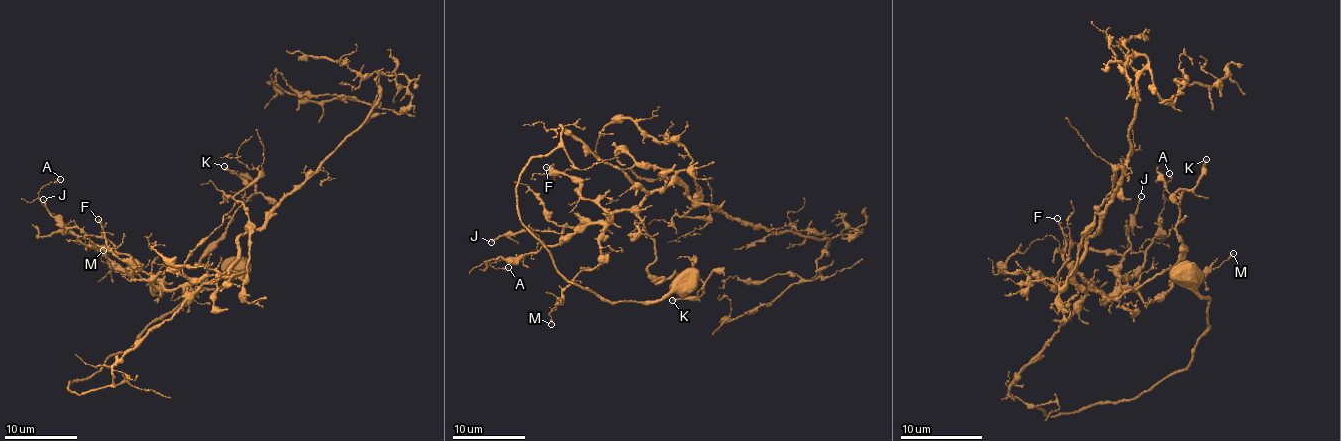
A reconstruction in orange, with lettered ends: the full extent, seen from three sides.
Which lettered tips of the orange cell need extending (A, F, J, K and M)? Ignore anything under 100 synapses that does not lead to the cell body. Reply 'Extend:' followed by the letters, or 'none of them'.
Extend: none of them

